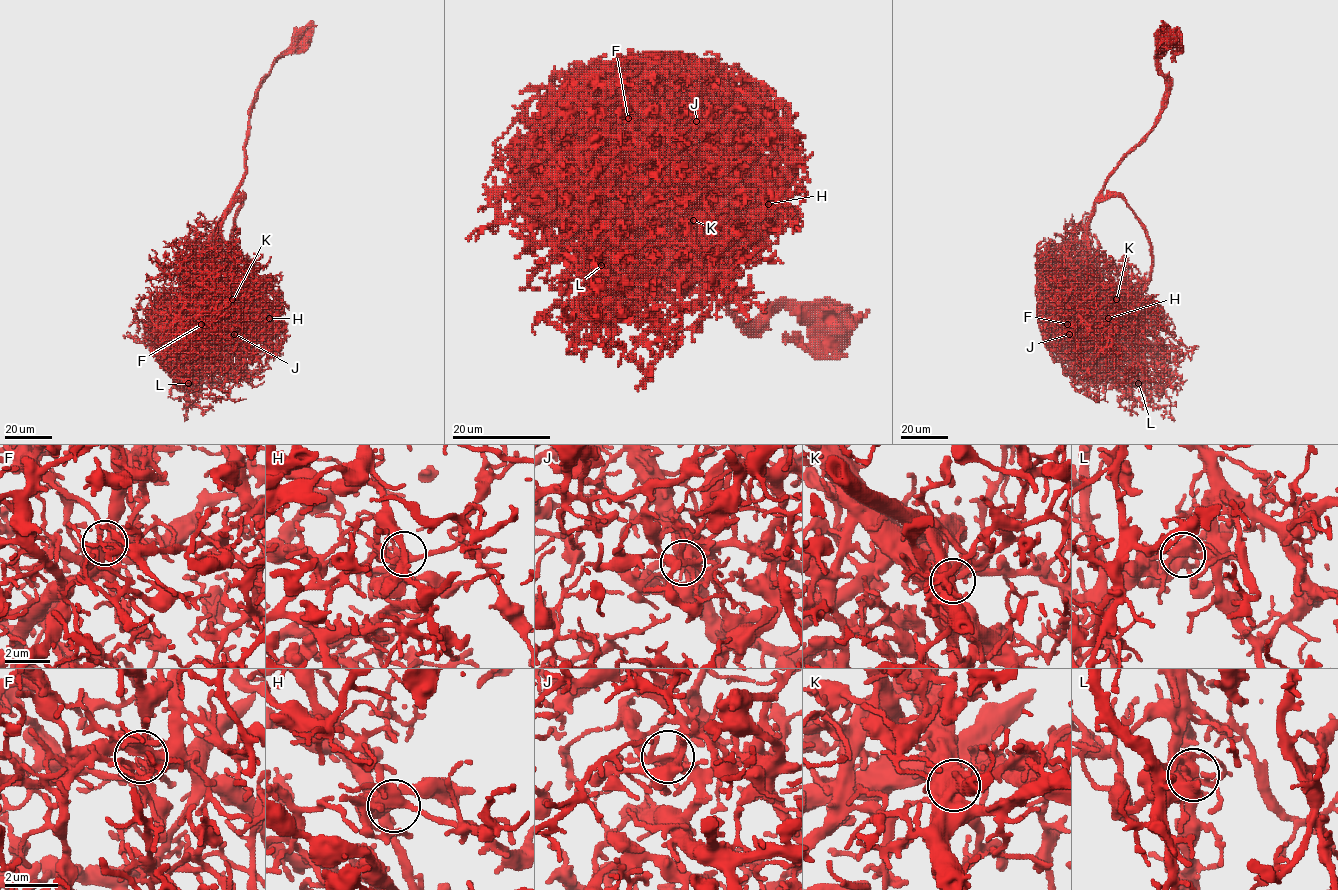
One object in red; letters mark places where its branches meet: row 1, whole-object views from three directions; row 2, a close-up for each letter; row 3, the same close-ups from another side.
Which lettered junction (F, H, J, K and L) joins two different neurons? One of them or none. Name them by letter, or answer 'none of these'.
none of these

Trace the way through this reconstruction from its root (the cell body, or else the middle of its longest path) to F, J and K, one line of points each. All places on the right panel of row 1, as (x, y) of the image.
F: (1170, 38), (1158, 61), (1165, 81), (1161, 118), (1113, 170), (1095, 203), (1080, 262), (1068, 274), (1067, 324)
J: (1170, 38), (1158, 61), (1165, 81), (1161, 118), (1113, 170), (1080, 246), (1073, 271), (1079, 312), (1068, 333)
K: (1170, 38), (1171, 45), (1158, 61), (1165, 81), (1161, 118), (1113, 170), (1087, 227), (1098, 281), (1117, 299)

